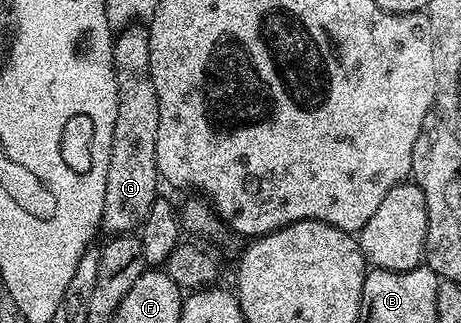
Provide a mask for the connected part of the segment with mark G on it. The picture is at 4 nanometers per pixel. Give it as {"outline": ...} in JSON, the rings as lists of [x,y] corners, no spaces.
{"outline":[[[141,28],[129,29],[121,33],[112,44],[112,63],[118,84],[118,120],[110,139],[112,147],[108,150],[106,165],[106,200],[102,208],[102,226],[109,235],[131,234],[139,231],[150,208],[156,203],[158,191],[156,182],[161,181],[160,171],[156,169],[156,141],[158,140],[158,92],[154,92],[154,80],[150,76],[150,44],[148,31]]]}

